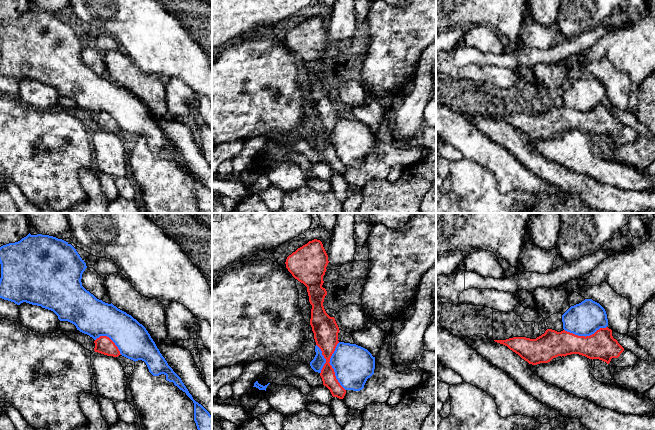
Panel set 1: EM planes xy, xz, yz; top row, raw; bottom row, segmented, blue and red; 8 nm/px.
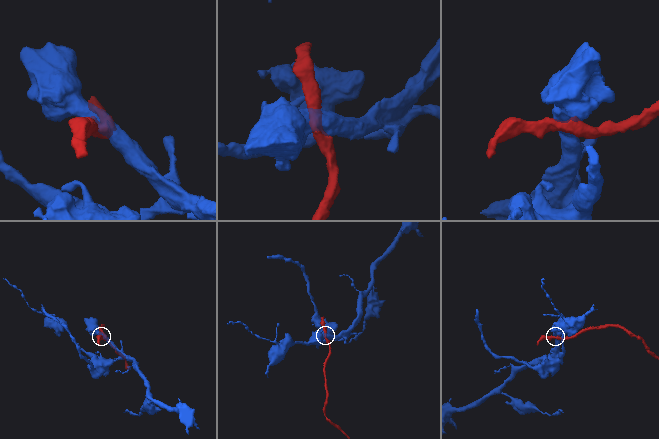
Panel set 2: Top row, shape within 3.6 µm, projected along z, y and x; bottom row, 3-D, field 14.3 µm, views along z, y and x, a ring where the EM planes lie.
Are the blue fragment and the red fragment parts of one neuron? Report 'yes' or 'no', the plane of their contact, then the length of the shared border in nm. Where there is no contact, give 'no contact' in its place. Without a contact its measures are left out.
no; meets blue in xz; contact 400 nm long

